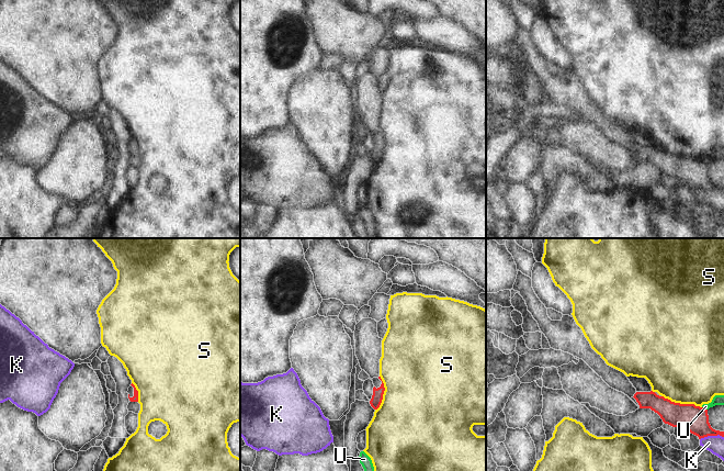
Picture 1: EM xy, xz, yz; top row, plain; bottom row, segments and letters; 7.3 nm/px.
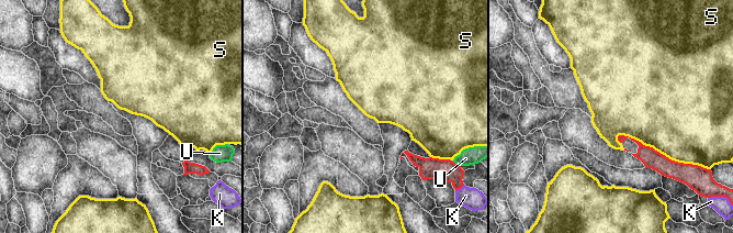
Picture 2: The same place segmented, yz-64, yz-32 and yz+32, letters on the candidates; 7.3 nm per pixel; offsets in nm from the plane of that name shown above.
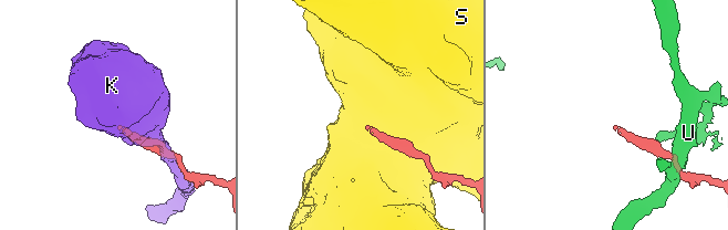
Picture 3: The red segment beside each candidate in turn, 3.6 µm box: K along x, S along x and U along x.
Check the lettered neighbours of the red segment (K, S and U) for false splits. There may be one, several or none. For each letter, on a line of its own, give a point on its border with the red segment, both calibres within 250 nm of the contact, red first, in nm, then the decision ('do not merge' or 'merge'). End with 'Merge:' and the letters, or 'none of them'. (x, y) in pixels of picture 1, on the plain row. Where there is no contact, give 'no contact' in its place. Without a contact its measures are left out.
K: yz (711, 189) | 190/130 nm | do not merge
S: yz (681, 158) | 190/480 nm | do not merge
U: yz (703, 163) | 190/80 nm | do not merge
Merge: none of them

